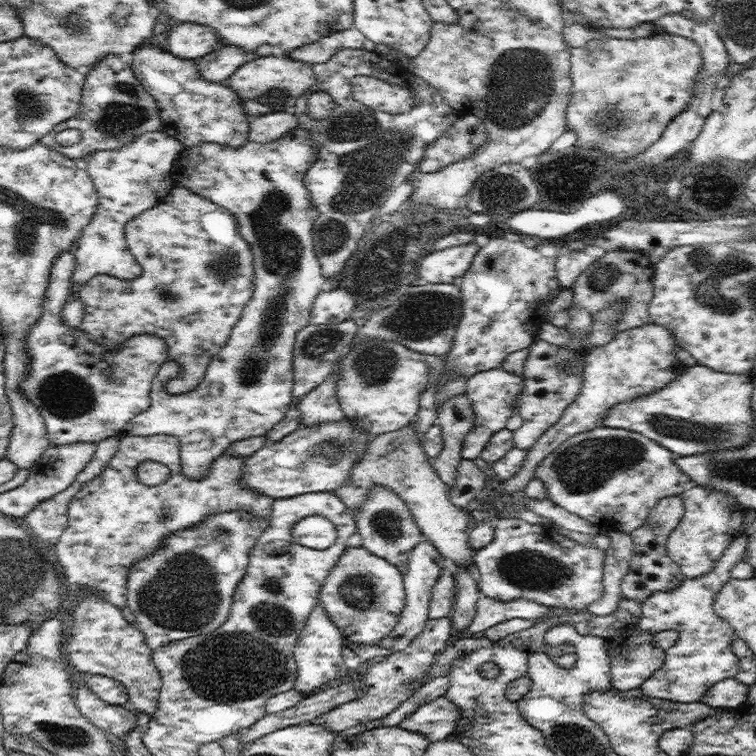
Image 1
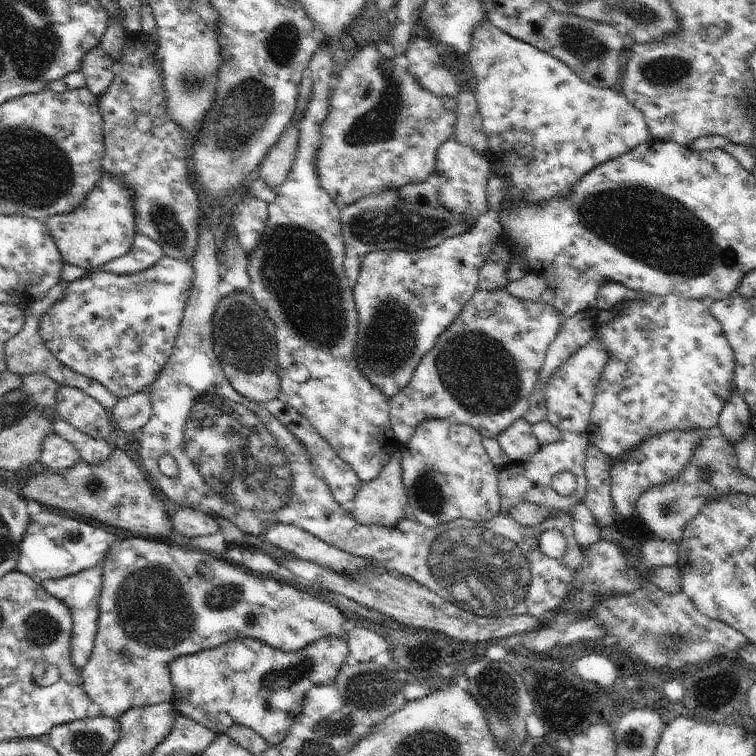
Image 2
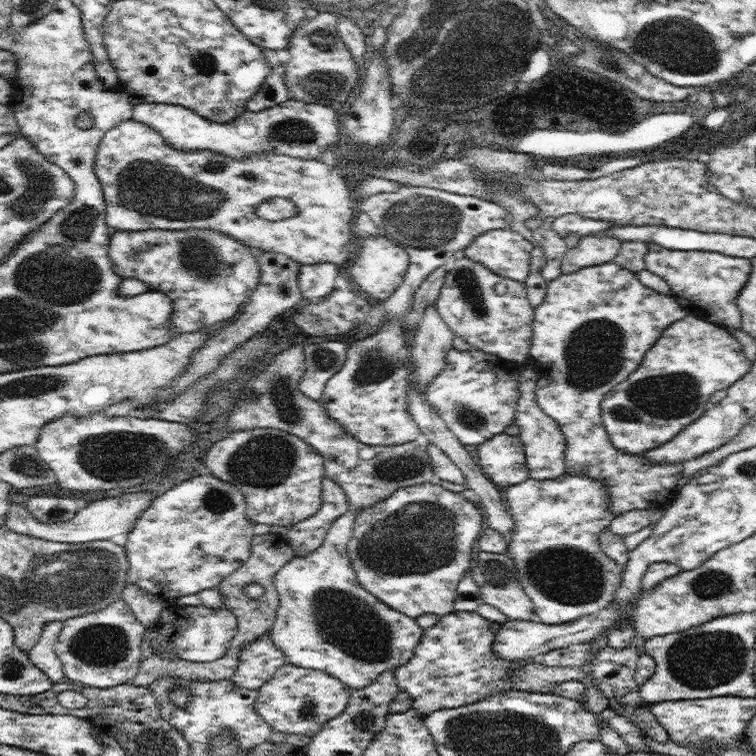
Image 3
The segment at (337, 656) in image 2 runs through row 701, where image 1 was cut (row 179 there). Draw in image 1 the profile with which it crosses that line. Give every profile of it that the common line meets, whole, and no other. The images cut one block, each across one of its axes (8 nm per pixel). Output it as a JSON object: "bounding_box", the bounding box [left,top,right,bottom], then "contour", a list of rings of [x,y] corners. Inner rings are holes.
{"bounding_box":[117,126,326,480],"contour":[[[298,126],[288,134],[272,142],[260,143],[248,139],[240,147],[205,142],[184,148],[170,170],[176,187],[188,188],[194,194],[229,210],[238,221],[238,230],[252,249],[254,257],[254,288],[242,316],[234,325],[226,344],[212,357],[202,378],[194,390],[184,394],[168,394],[166,383],[178,377],[180,366],[168,359],[152,380],[151,403],[148,410],[128,421],[117,436],[152,436],[166,434],[180,442],[183,472],[192,480],[205,479],[209,467],[236,441],[265,435],[285,418],[292,402],[293,350],[300,329],[310,320],[314,299],[326,287],[321,264],[313,246],[313,228],[318,219],[318,209],[312,204],[310,191],[303,178],[308,168],[316,162],[317,146],[308,130]],[[210,386],[220,386],[218,394],[210,392]]]}

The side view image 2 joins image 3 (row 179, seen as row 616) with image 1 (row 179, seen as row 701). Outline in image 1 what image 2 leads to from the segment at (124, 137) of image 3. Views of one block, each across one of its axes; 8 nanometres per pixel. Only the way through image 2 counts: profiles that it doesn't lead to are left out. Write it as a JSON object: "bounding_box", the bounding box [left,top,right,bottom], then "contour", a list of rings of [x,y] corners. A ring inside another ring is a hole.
{"bounding_box":[72,130,183,285],"contour":[[[162,130],[142,133],[134,141],[118,149],[94,151],[81,158],[79,165],[86,169],[92,178],[100,198],[100,206],[96,209],[92,221],[84,226],[76,246],[73,247],[76,268],[72,274],[72,284],[84,285],[97,274],[109,274],[124,280],[140,276],[142,266],[127,248],[126,223],[161,203],[170,194],[174,187],[170,170],[183,149],[179,140]]]}

